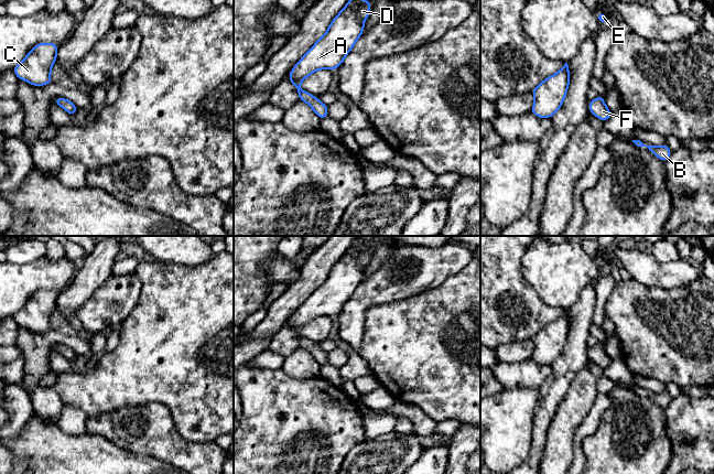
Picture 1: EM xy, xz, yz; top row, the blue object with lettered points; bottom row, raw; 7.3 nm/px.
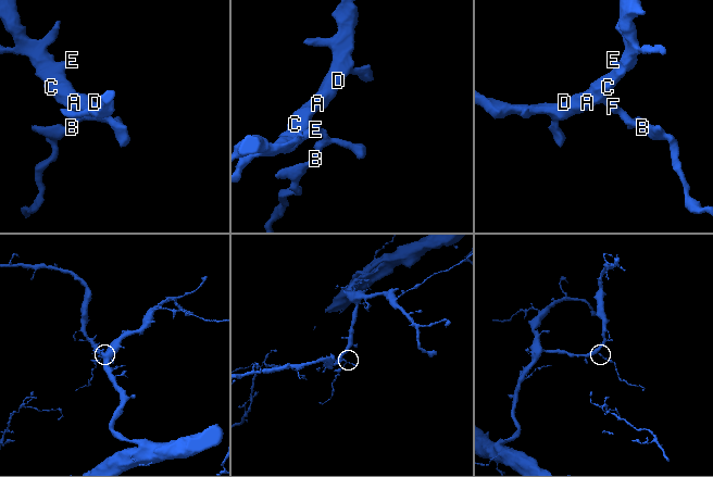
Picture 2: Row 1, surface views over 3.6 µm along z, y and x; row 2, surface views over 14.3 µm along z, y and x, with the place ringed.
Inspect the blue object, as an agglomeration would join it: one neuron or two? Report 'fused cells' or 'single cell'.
single cell

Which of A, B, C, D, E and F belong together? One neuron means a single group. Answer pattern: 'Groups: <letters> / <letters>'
Groups: A B C D E F

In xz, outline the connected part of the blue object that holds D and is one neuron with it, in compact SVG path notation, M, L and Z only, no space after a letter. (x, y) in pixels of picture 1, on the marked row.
M349 0L333 19L326 33L296 63L290 73L289 82L295 85L299 98L307 103L320 119L327 118L327 105L315 96L301 90L301 82L318 69L336 69L364 32L371 2Z

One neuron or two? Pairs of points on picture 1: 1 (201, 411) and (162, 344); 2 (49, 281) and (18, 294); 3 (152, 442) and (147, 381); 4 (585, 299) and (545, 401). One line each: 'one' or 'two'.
1: one
2: one
3: two
4: one

